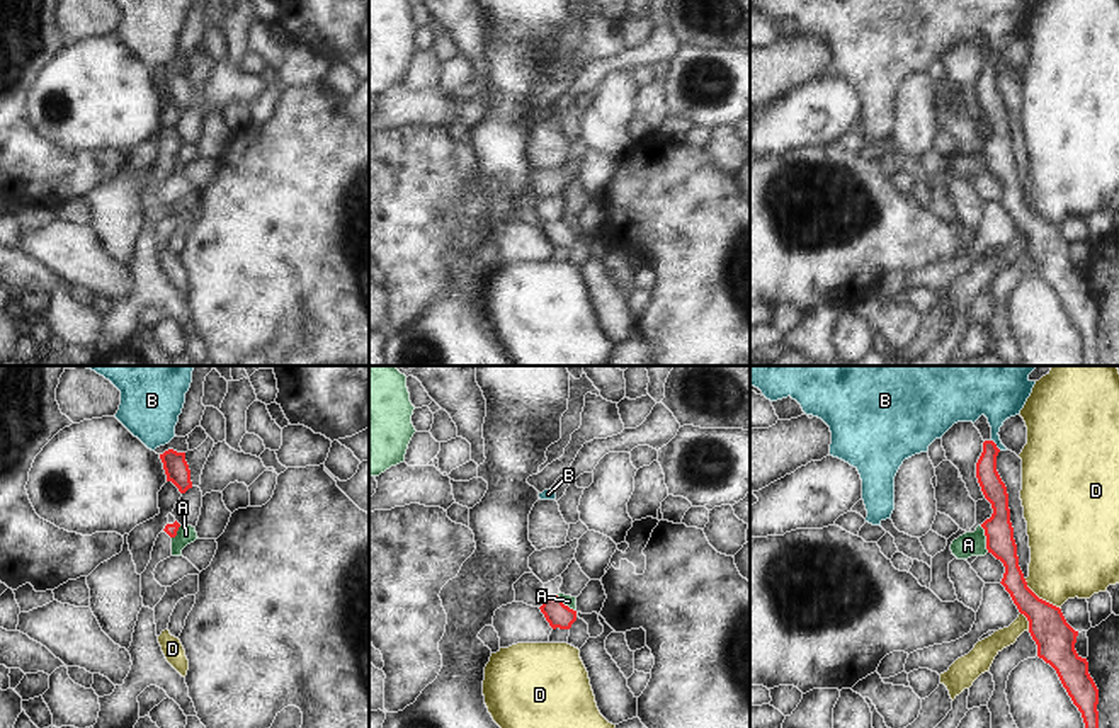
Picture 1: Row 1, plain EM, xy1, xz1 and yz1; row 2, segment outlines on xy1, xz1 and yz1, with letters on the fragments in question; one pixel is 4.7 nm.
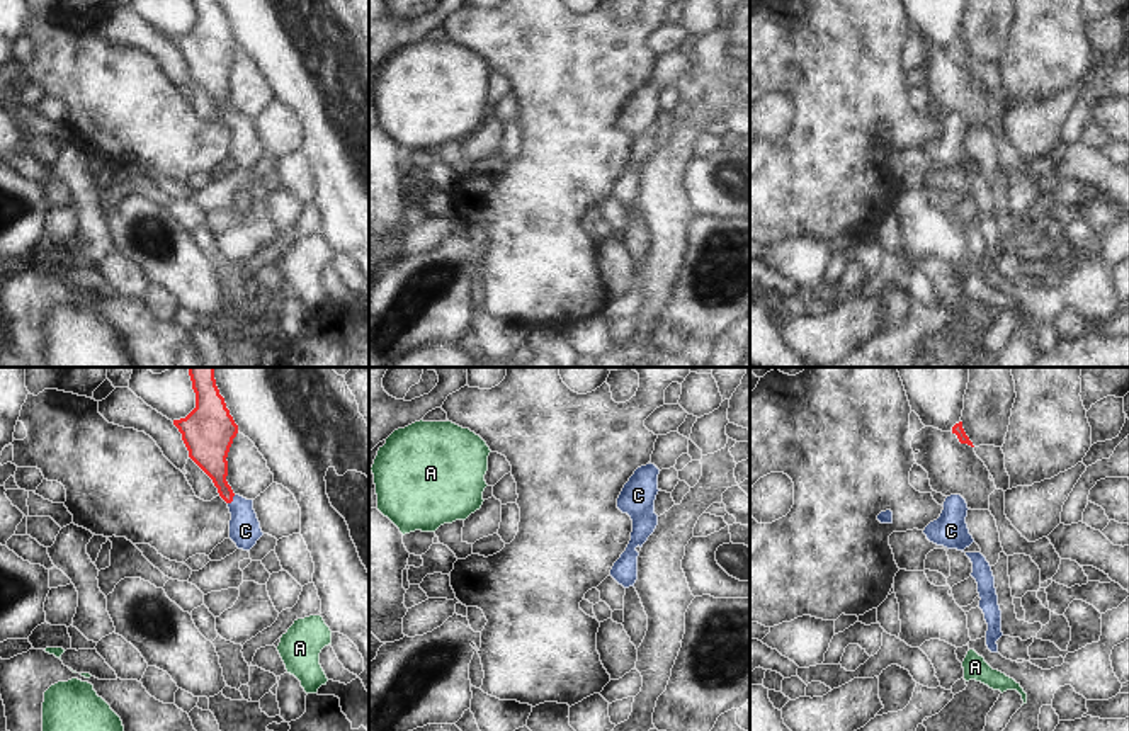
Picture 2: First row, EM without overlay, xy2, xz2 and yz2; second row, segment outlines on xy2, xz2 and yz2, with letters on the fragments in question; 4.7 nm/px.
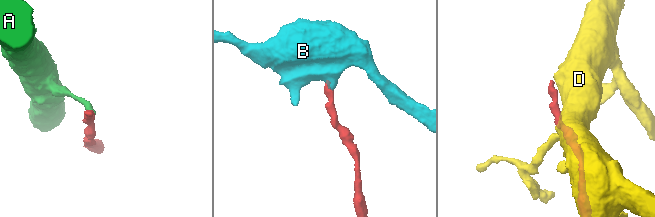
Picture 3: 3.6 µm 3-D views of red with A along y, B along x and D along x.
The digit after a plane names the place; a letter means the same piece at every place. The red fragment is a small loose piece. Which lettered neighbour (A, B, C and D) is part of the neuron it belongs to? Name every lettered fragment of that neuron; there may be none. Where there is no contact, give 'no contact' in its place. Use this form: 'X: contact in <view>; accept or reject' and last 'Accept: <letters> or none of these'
A: contact in yz1; reject
B: contact in yz1; reject
C: contact in xy2; accept
D: contact in yz1; reject
Accept: C

